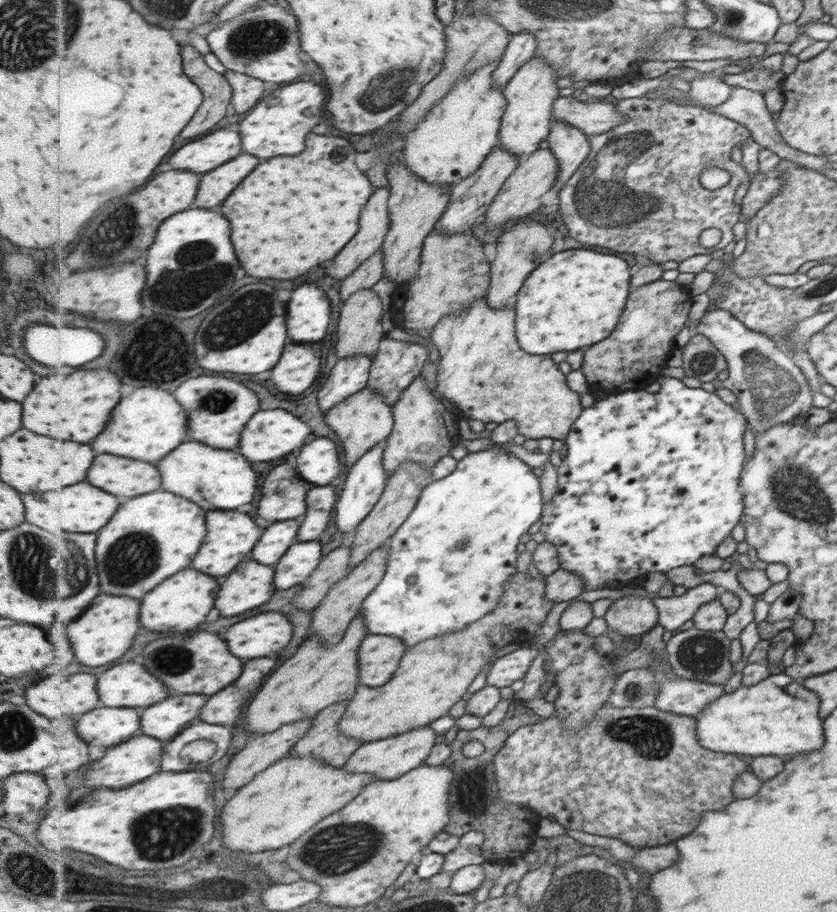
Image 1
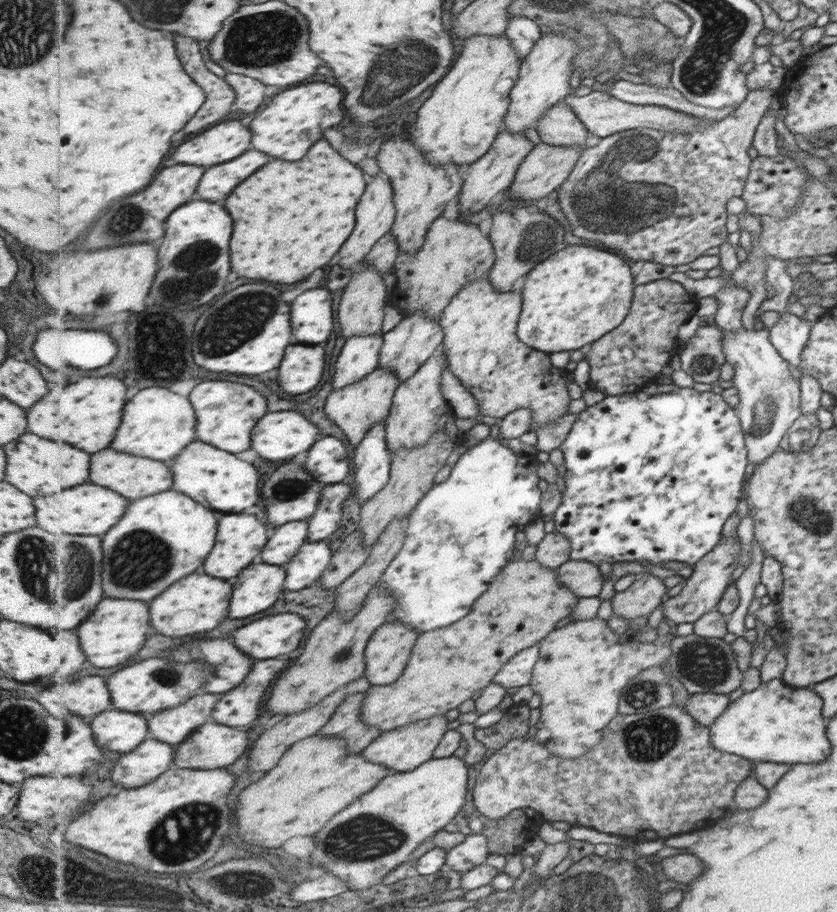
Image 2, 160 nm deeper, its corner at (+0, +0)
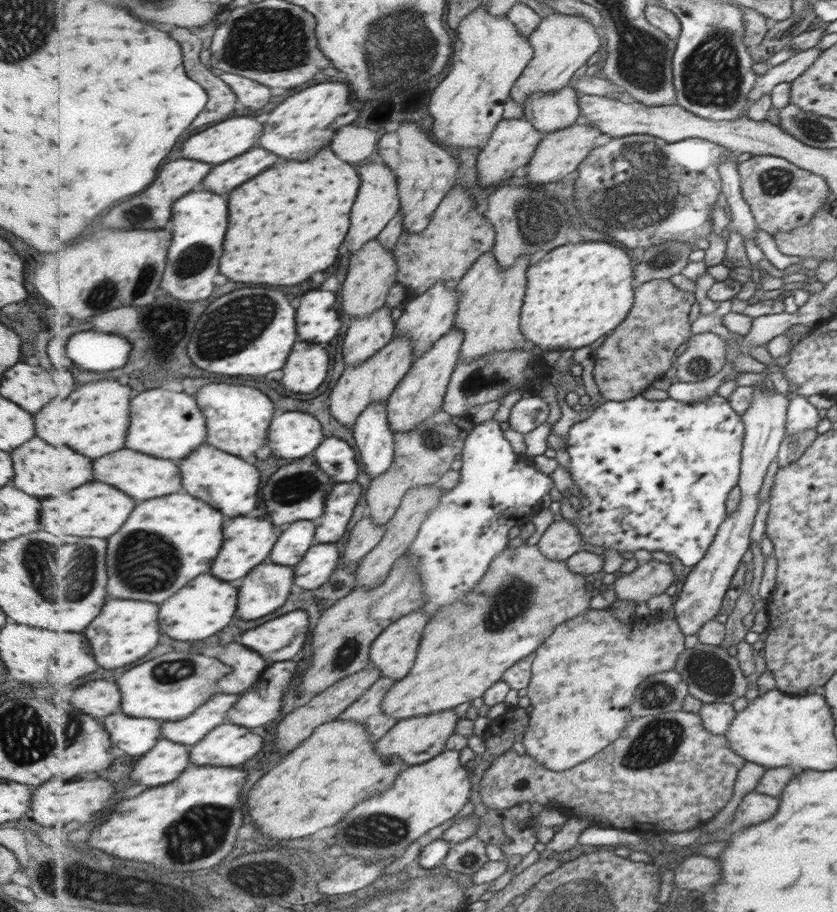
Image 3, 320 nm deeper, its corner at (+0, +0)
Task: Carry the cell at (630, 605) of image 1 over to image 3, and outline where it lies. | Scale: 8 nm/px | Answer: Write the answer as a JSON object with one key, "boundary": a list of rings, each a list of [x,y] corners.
{"boundary":[[[651,559],[638,563],[633,572],[623,574],[613,584],[617,598],[637,604],[663,594],[674,582],[675,572],[671,563]]]}

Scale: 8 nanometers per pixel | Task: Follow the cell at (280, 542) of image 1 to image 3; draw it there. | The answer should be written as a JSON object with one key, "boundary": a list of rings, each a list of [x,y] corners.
{"boundary":[[[295,522],[289,530],[283,532],[283,538],[279,538],[279,546],[275,546],[275,554],[271,554],[271,562],[295,566],[299,564],[307,551],[315,545],[317,524],[309,522]]]}

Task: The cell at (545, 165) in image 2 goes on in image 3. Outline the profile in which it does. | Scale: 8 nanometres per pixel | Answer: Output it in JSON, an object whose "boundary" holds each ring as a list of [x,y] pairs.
{"boundary":[[[577,122],[573,126],[547,134],[535,151],[531,162],[527,164],[527,178],[530,185],[539,187],[550,182],[559,182],[567,174],[579,170],[583,162],[596,148],[595,142],[597,142],[597,138],[601,136],[601,133],[600,128],[582,125]]]}

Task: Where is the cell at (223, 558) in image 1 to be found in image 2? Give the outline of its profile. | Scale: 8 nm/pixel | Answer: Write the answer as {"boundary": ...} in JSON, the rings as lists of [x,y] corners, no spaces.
{"boundary":[[[229,514],[219,522],[219,546],[215,546],[215,554],[207,560],[207,574],[215,578],[235,578],[239,576],[253,560],[263,552],[265,544],[269,540],[267,526],[253,514]]]}

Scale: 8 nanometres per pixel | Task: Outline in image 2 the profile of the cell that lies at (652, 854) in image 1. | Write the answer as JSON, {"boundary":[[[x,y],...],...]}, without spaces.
{"boundary":[[[689,852],[669,856],[662,859],[660,864],[667,878],[677,880],[679,884],[689,884],[697,880],[705,870],[703,860],[699,860]]]}

